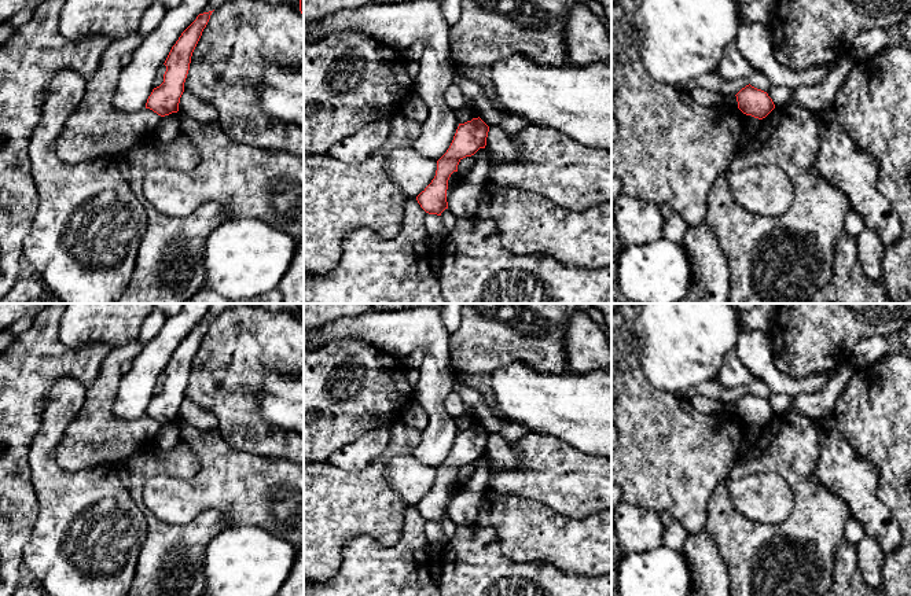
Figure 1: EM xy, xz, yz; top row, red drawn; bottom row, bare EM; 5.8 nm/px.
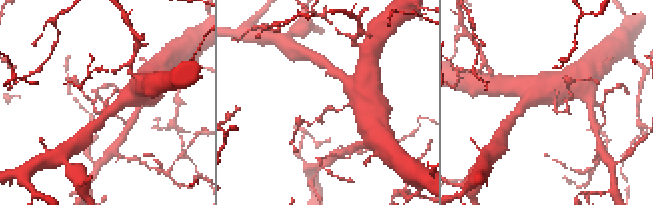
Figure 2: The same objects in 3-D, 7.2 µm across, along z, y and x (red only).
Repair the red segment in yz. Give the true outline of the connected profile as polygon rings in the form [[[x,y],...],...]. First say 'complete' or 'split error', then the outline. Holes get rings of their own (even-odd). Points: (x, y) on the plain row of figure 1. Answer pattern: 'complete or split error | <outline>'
complete | [[[750,391],[742,396],[736,402],[738,416],[754,426],[765,426],[775,412],[767,400],[752,394]]]

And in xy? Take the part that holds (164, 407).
complete | [[[213,319],[199,321],[196,327],[181,341],[172,354],[166,368],[164,390],[154,396],[147,406],[146,416],[161,424],[179,419],[180,405],[190,378],[192,360],[206,335]]]

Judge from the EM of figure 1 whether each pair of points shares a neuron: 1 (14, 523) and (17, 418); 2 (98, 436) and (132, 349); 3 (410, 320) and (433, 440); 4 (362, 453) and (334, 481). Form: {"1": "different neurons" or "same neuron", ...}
{"1": "same neuron", "2": "same neuron", "3": "same neuron", "4": "different neurons"}

